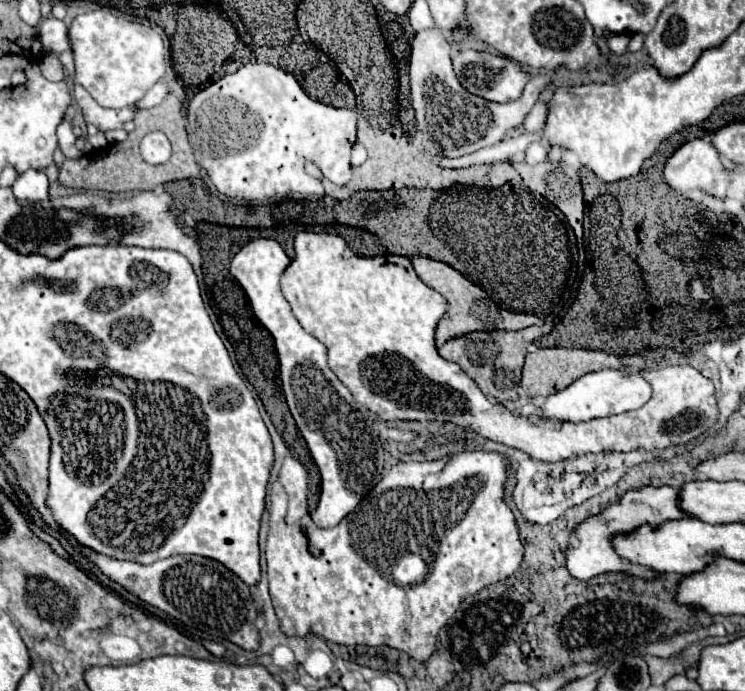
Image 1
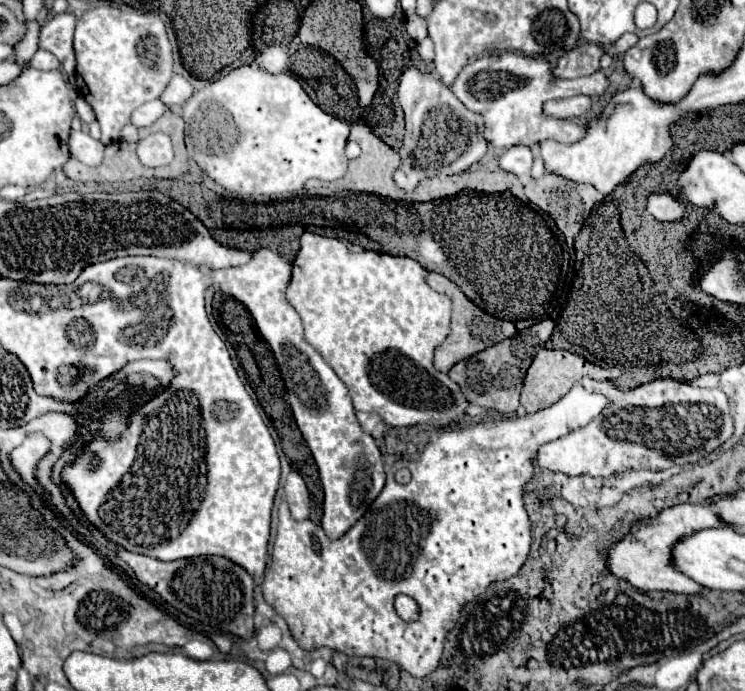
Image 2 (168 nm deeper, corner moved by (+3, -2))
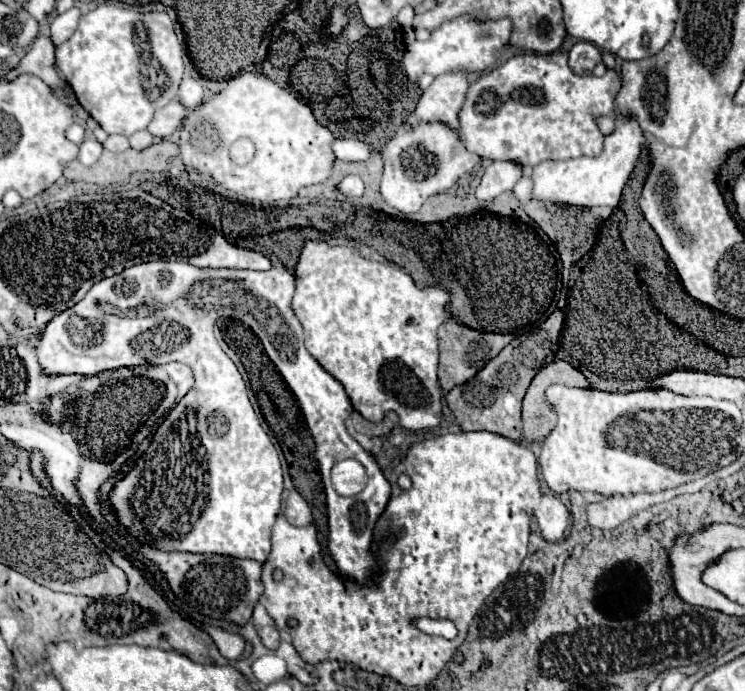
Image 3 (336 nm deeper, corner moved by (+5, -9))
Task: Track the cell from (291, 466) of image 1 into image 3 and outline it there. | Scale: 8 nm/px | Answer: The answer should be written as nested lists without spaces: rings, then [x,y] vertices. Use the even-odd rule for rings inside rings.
[[[297,490],[289,492],[289,498],[285,502],[285,512],[283,514],[293,526],[307,526],[313,520],[309,504],[305,502],[305,498]]]

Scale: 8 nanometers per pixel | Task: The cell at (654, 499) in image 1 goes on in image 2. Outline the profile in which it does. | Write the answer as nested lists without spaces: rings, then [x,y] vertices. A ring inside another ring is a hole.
[[[685,503],[679,507],[669,507],[667,511],[659,513],[655,519],[635,525],[633,533],[629,533],[623,541],[615,543],[615,547],[611,547],[607,567],[613,575],[627,579],[633,587],[639,587],[641,591],[659,589],[659,591],[673,591],[673,593],[685,593],[685,595],[699,595],[703,587],[673,567],[671,551],[675,543],[681,541],[683,537],[693,535],[701,529],[711,529],[711,527],[727,527],[727,523],[709,505]]]

